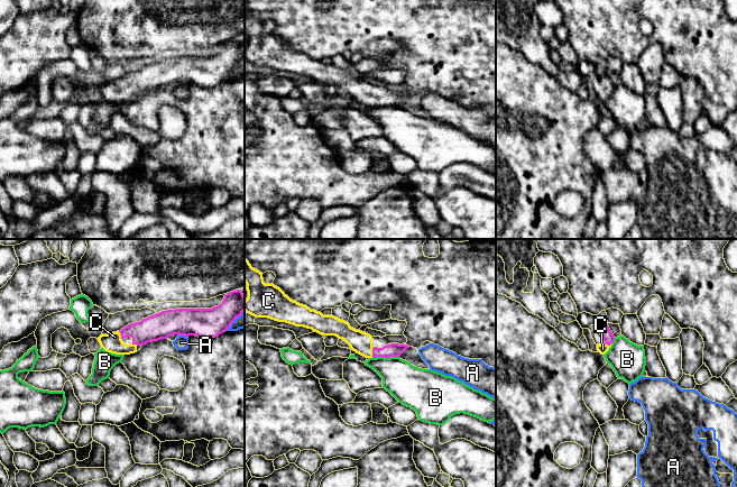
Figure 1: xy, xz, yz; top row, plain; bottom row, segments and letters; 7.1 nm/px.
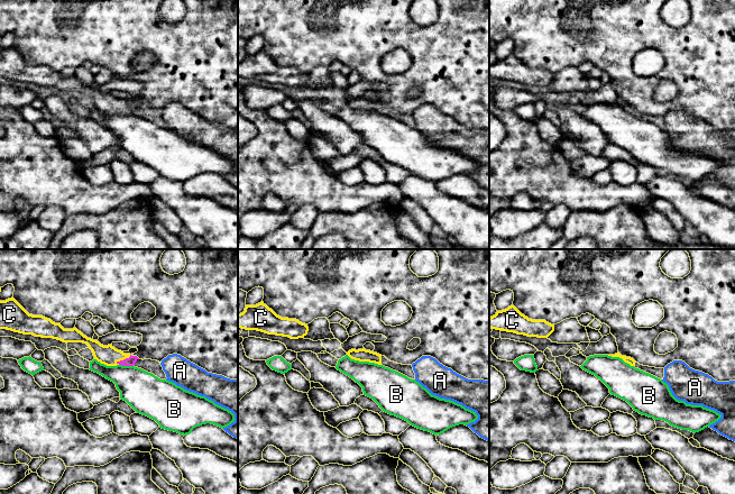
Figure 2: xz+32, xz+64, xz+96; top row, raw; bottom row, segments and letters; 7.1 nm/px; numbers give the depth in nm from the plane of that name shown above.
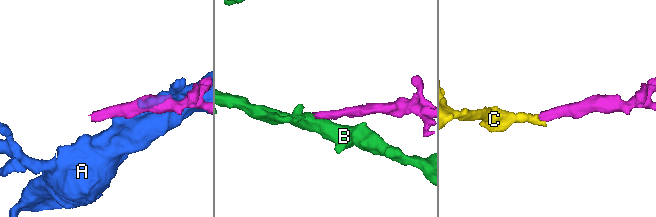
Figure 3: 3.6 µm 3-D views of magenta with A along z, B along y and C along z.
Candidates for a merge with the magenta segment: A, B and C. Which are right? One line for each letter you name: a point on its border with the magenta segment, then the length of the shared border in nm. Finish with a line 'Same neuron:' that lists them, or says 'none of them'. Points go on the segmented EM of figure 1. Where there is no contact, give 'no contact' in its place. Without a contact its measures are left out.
C: contact xz (372, 352); length 80 nm
Same neuron: C

